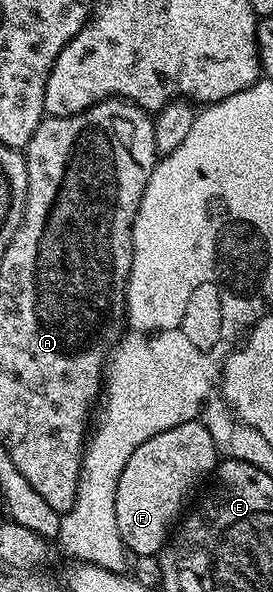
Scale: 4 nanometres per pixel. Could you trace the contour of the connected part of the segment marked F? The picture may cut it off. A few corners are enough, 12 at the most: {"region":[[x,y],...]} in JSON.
{"region":[[199,420],[132,451],[116,527],[134,557],[162,552],[220,454]]}

